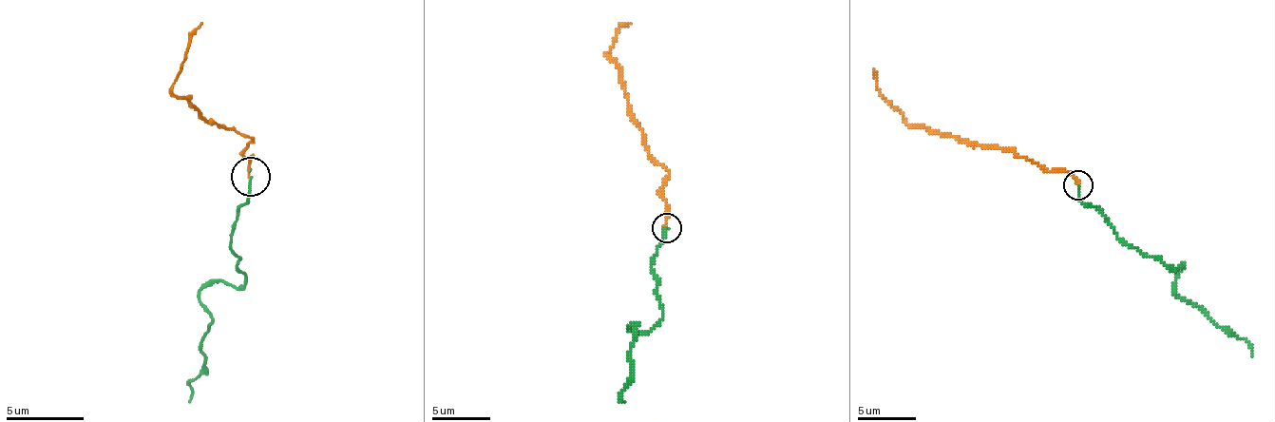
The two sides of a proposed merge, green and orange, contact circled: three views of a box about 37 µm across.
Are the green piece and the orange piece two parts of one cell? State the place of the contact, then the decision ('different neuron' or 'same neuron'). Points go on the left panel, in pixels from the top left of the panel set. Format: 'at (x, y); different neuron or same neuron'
at (251, 177); same neuron

